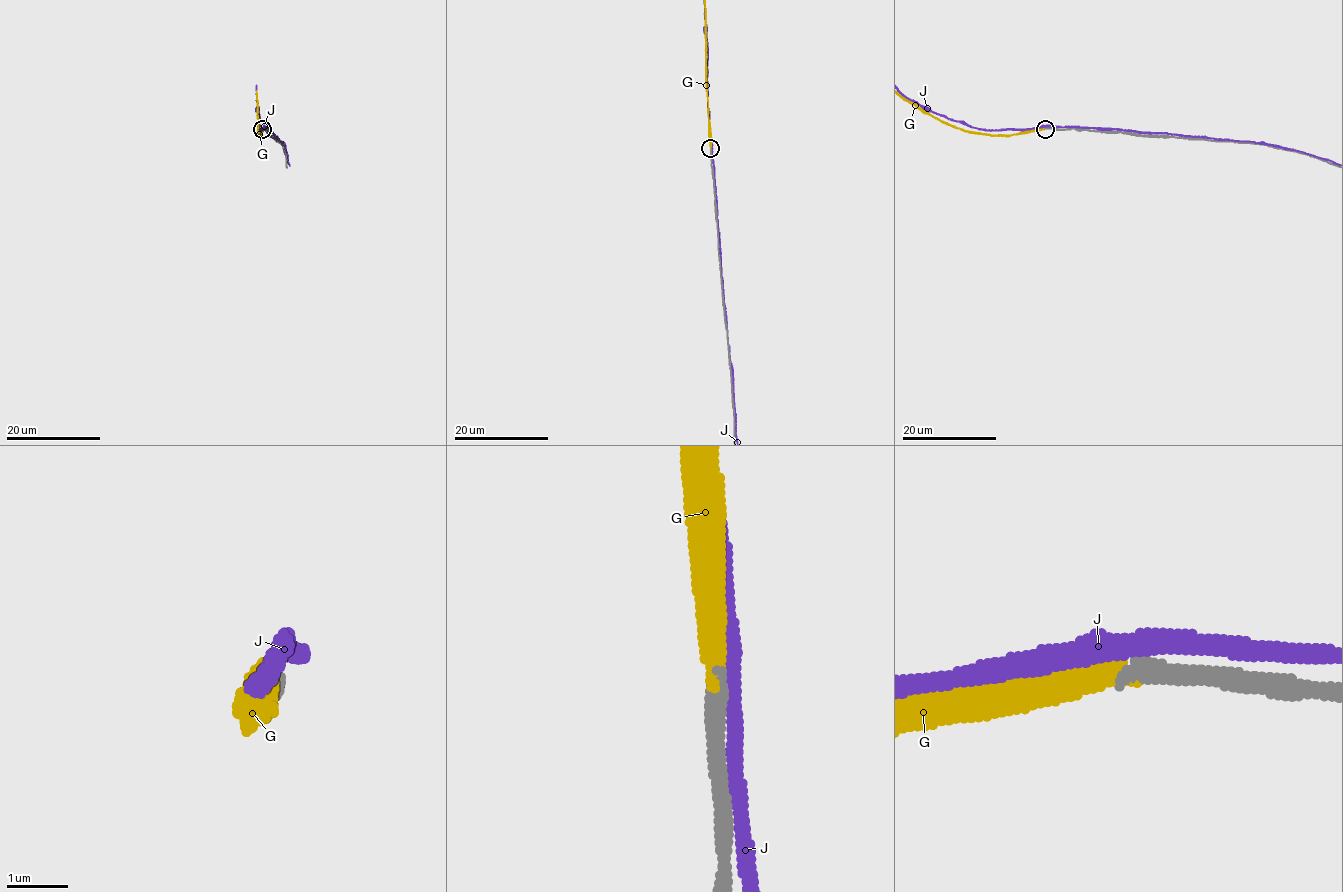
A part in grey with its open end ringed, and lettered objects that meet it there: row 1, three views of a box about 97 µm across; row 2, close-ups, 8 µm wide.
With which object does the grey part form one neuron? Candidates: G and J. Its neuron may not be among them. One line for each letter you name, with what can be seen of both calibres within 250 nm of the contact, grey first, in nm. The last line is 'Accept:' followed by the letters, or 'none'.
G: calibres 340 and 400 nm
Accept: G

